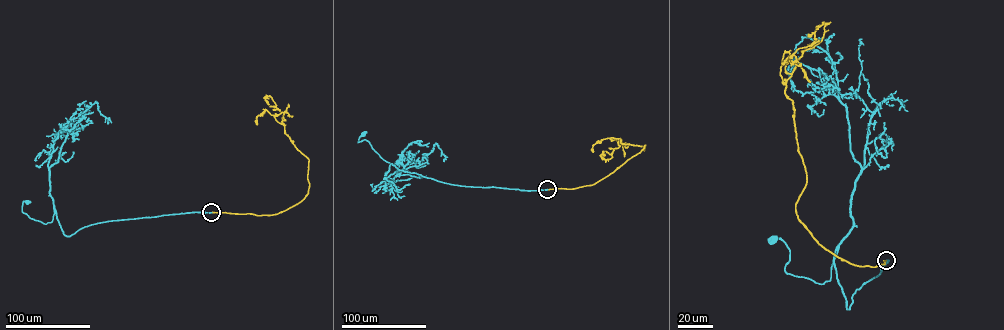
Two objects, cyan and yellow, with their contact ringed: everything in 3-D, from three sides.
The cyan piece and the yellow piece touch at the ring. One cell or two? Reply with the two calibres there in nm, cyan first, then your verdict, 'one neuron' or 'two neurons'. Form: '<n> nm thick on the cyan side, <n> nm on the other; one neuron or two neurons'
320 nm thick on the cyan side, 190 nm on the other; two neurons

